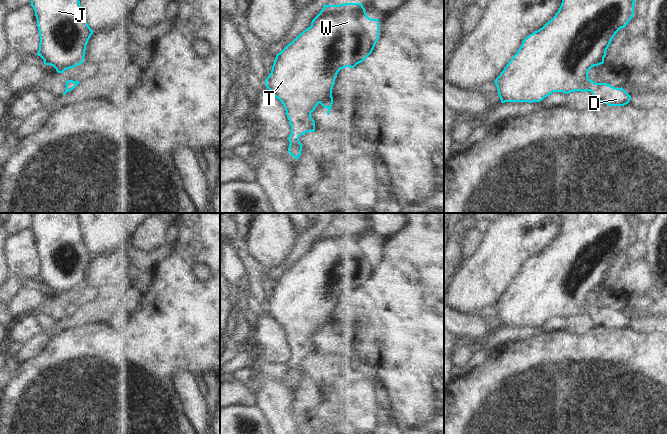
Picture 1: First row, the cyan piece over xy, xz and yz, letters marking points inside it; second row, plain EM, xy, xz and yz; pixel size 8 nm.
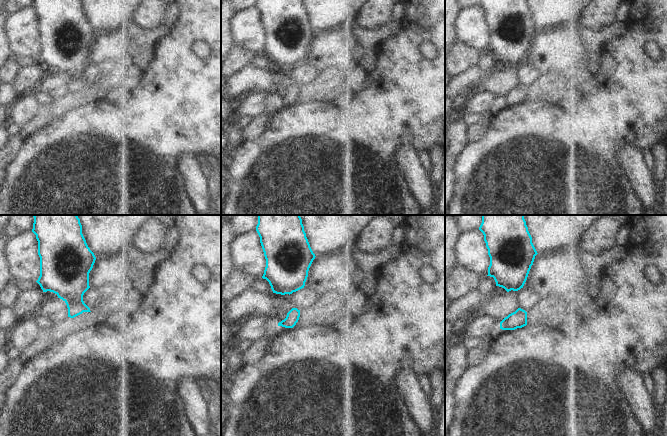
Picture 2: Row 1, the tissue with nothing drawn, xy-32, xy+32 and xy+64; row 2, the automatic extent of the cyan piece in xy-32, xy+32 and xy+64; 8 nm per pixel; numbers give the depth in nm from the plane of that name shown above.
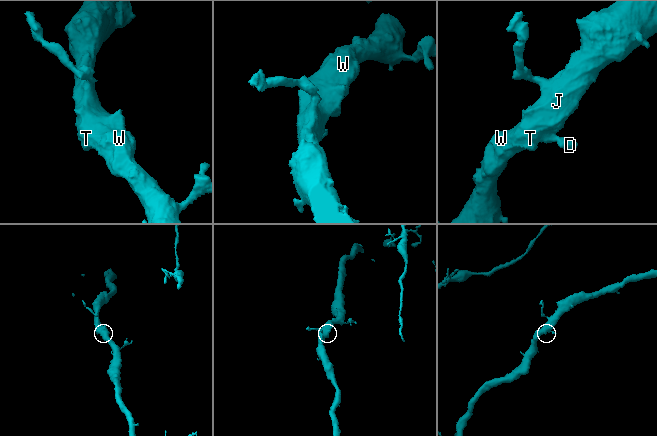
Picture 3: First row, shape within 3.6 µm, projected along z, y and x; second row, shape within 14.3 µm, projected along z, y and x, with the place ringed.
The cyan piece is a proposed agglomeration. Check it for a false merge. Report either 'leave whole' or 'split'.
leave whole

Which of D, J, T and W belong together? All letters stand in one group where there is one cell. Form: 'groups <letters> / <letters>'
groups D J T W

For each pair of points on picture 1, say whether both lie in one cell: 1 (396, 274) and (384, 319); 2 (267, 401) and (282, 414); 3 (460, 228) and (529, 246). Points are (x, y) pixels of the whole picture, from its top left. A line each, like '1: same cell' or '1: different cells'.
1: same cell
2: same cell
3: different cells

